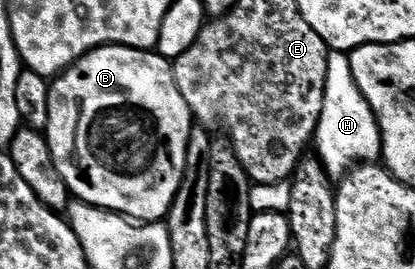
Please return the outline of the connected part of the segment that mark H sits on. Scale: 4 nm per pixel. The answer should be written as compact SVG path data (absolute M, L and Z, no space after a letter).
M335 59L327 62L327 78L325 79L325 91L323 92L323 110L319 116L319 124L315 126L315 135L313 138L313 149L317 154L318 160L324 169L327 170L327 176L331 179L339 179L344 176L356 163L371 163L376 160L383 152L383 134L379 131L379 121L375 113L369 107L365 95L357 87L355 78L343 65Z

